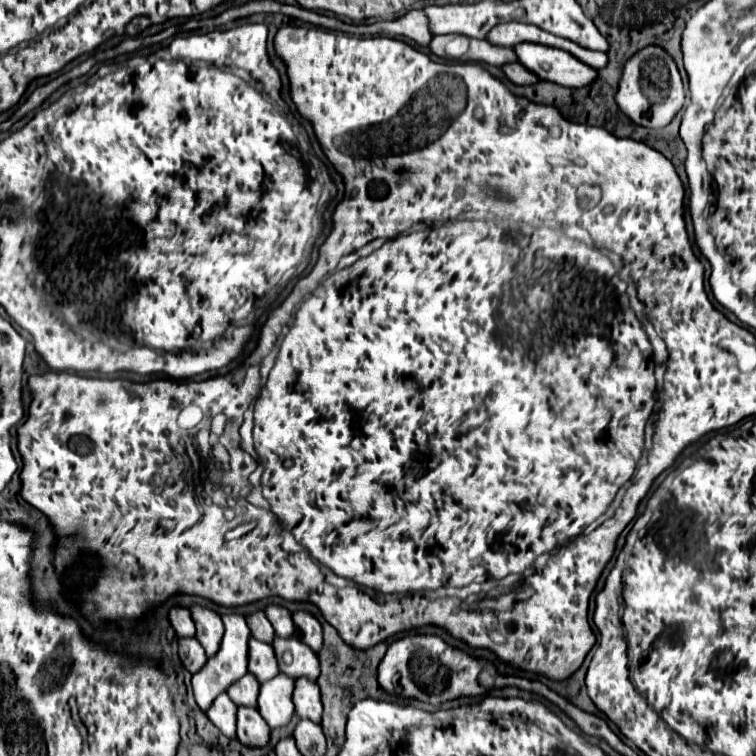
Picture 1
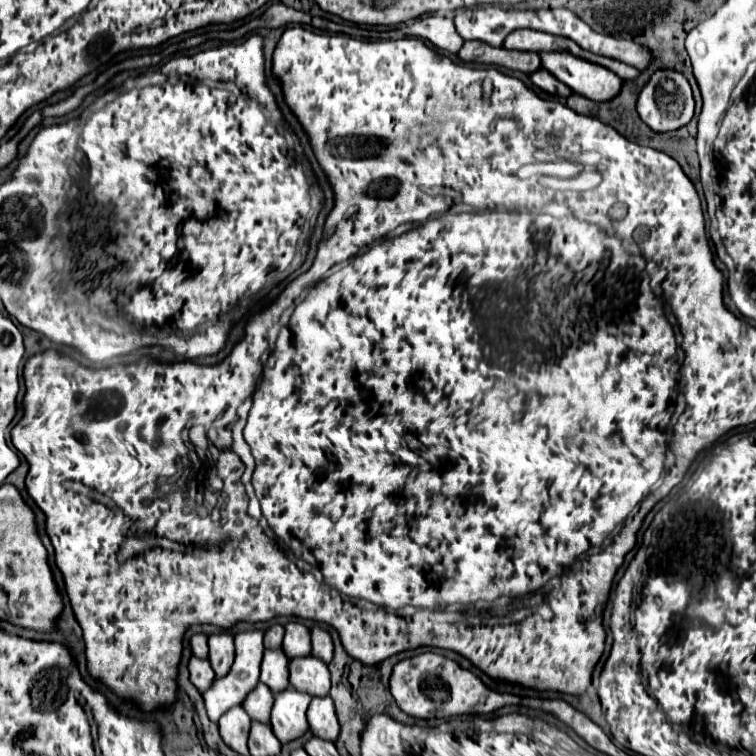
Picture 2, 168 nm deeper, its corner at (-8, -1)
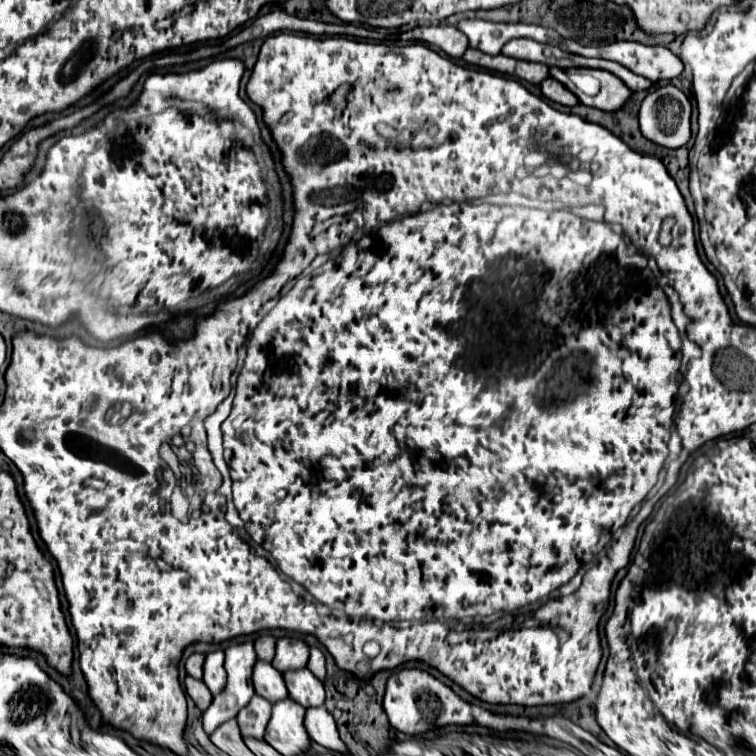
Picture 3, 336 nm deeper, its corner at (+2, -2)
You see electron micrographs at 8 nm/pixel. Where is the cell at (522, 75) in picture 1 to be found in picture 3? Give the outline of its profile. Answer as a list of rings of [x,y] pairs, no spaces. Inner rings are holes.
[[[548,78],[548,80],[544,80],[542,84],[540,84],[540,90],[542,90],[542,94],[548,98],[548,100],[552,100],[552,102],[558,102],[558,104],[564,104],[564,106],[576,106],[576,104],[580,104],[580,100],[566,88],[566,86],[562,86],[558,80],[554,80],[554,78]]]

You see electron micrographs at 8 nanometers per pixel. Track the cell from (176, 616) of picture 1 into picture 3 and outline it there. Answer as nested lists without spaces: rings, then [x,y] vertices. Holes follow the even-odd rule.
[[[192,654],[188,660],[186,660],[186,672],[196,678],[196,680],[202,680],[202,666],[204,666],[204,654]]]

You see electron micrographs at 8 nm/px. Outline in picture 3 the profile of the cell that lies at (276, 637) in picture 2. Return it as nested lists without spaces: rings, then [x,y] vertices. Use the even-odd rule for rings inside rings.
[[[268,634],[260,636],[260,638],[254,642],[254,646],[256,646],[256,654],[258,654],[260,660],[272,662],[274,650],[276,650],[276,638],[274,638],[274,636],[268,636]]]

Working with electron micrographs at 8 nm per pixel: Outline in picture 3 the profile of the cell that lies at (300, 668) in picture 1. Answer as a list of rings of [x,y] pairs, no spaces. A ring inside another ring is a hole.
[[[308,668],[290,670],[284,674],[284,680],[290,698],[302,704],[304,708],[316,708],[324,704],[324,686]]]

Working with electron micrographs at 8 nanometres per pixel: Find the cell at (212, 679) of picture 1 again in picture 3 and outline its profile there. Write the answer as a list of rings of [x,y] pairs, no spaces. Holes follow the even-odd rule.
[[[242,642],[226,648],[224,668],[228,672],[228,684],[222,694],[214,696],[210,708],[202,714],[206,734],[212,734],[220,724],[236,714],[250,702],[254,696],[252,686],[252,668],[256,664],[256,652],[252,642]]]

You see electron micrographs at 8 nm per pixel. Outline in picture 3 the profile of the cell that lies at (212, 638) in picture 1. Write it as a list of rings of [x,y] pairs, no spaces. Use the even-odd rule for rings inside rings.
[[[216,650],[206,656],[204,664],[204,684],[216,696],[226,686],[226,670],[224,670],[224,652]]]

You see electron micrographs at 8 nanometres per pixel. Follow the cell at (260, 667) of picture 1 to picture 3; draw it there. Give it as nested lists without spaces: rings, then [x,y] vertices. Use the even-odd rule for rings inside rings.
[[[258,660],[256,666],[254,666],[254,678],[252,680],[254,680],[256,694],[266,698],[270,704],[288,698],[284,678],[278,670],[272,668],[272,664],[266,664],[266,662]]]

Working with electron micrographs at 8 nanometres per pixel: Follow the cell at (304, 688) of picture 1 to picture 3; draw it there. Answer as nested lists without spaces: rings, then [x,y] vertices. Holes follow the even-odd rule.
[[[324,706],[306,710],[306,730],[308,730],[310,738],[314,742],[318,742],[320,746],[324,746],[332,752],[340,752],[340,754],[348,752],[344,740],[338,734],[334,718],[330,716],[330,712],[326,712]]]

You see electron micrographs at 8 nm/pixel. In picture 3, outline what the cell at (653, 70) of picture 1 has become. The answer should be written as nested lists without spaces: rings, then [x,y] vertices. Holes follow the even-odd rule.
[[[662,86],[644,98],[644,102],[640,106],[640,114],[638,114],[640,130],[650,142],[676,150],[676,148],[682,148],[692,136],[690,114],[692,114],[692,106],[690,106],[690,100],[686,98],[686,94],[676,86]]]

